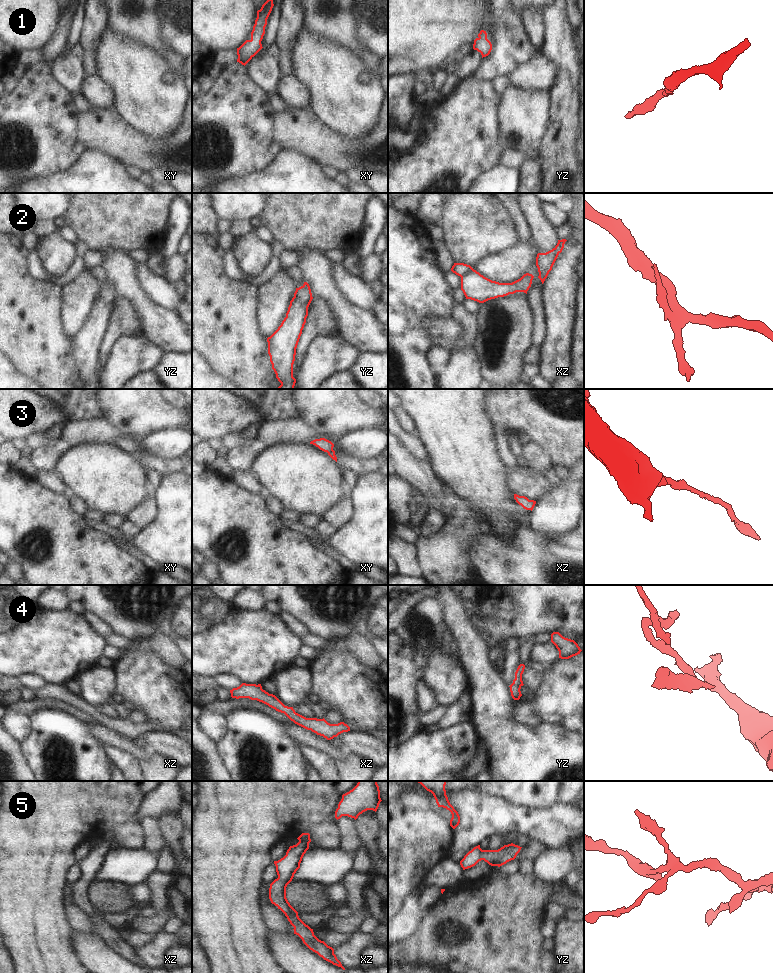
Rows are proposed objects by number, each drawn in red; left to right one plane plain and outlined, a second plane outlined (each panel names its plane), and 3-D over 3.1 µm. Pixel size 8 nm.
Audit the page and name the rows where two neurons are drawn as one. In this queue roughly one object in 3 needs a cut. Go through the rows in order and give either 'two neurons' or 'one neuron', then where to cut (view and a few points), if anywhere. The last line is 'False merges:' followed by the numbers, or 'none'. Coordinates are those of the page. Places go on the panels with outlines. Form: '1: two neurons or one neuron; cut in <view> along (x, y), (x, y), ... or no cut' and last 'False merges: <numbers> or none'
1: one neuron; no cut
2: two neurons; cut in xz along (472, 268), (460, 276)
3: one neuron; no cut
4: one neuron; no cut
5: one neuron; no cut
False merges: 2

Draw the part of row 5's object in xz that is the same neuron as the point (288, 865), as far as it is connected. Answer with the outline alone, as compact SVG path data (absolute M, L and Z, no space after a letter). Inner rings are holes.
M302 833L297 839L299 842L290 846L283 858L274 861L278 878L270 884L269 899L272 904L285 914L294 927L294 934L298 935L310 950L317 953L324 960L345 970L334 954L334 949L314 935L313 929L299 918L298 912L286 898L286 887L300 868L302 858L309 849L309 843L311 842L309 833Z

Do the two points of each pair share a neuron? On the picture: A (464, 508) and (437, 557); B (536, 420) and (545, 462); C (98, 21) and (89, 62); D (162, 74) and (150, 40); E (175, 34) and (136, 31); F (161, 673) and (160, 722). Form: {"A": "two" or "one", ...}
{"A": "one", "B": "two", "C": "one", "D": "two", "E": "two", "F": "one"}

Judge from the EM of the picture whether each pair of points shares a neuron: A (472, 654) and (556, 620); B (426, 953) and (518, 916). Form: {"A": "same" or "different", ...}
{"A": "different", "B": "same"}

